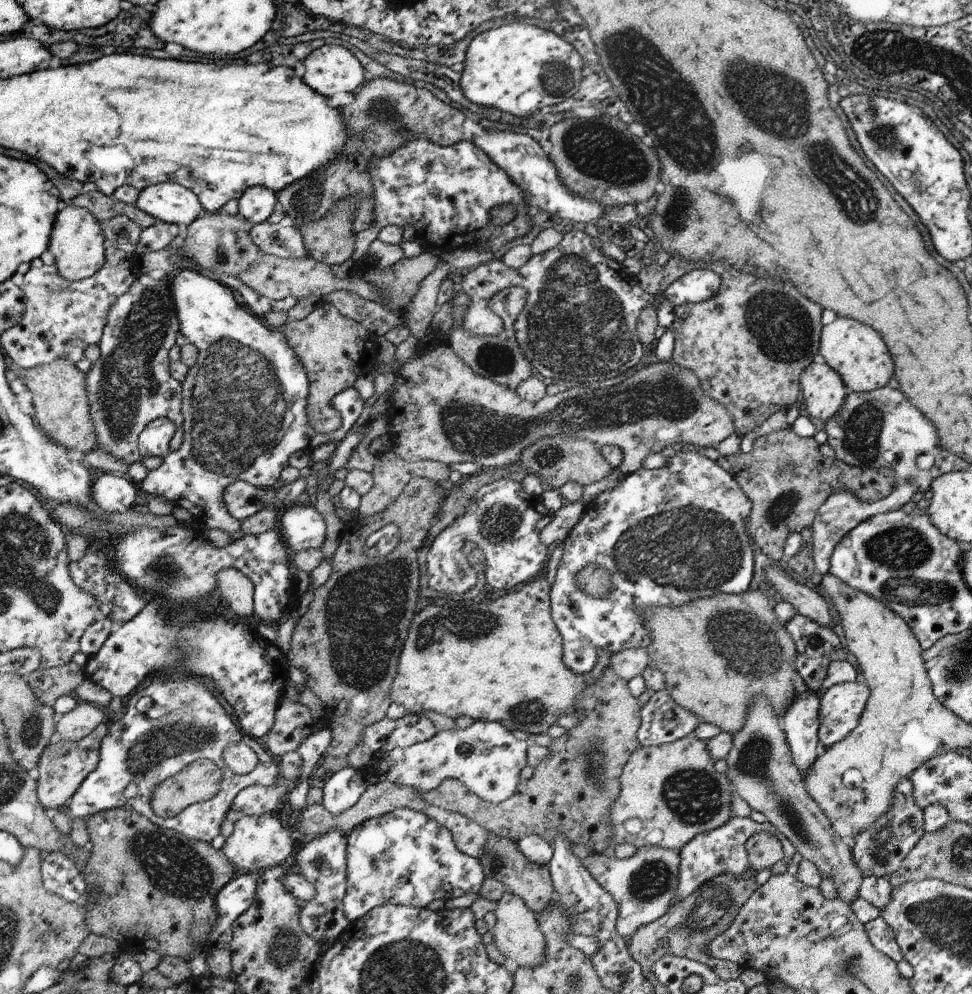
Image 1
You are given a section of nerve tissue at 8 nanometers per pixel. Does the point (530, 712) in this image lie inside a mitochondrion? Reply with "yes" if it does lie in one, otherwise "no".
yes

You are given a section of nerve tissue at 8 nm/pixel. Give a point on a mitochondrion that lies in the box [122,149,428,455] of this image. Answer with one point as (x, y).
(307, 197)

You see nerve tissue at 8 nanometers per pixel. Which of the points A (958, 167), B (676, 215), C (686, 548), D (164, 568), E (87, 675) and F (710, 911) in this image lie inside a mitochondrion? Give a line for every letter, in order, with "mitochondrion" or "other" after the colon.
A: other
B: mitochondrion
C: mitochondrion
D: mitochondrion
E: other
F: mitochondrion

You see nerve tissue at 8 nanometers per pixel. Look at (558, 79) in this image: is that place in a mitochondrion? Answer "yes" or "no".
yes

